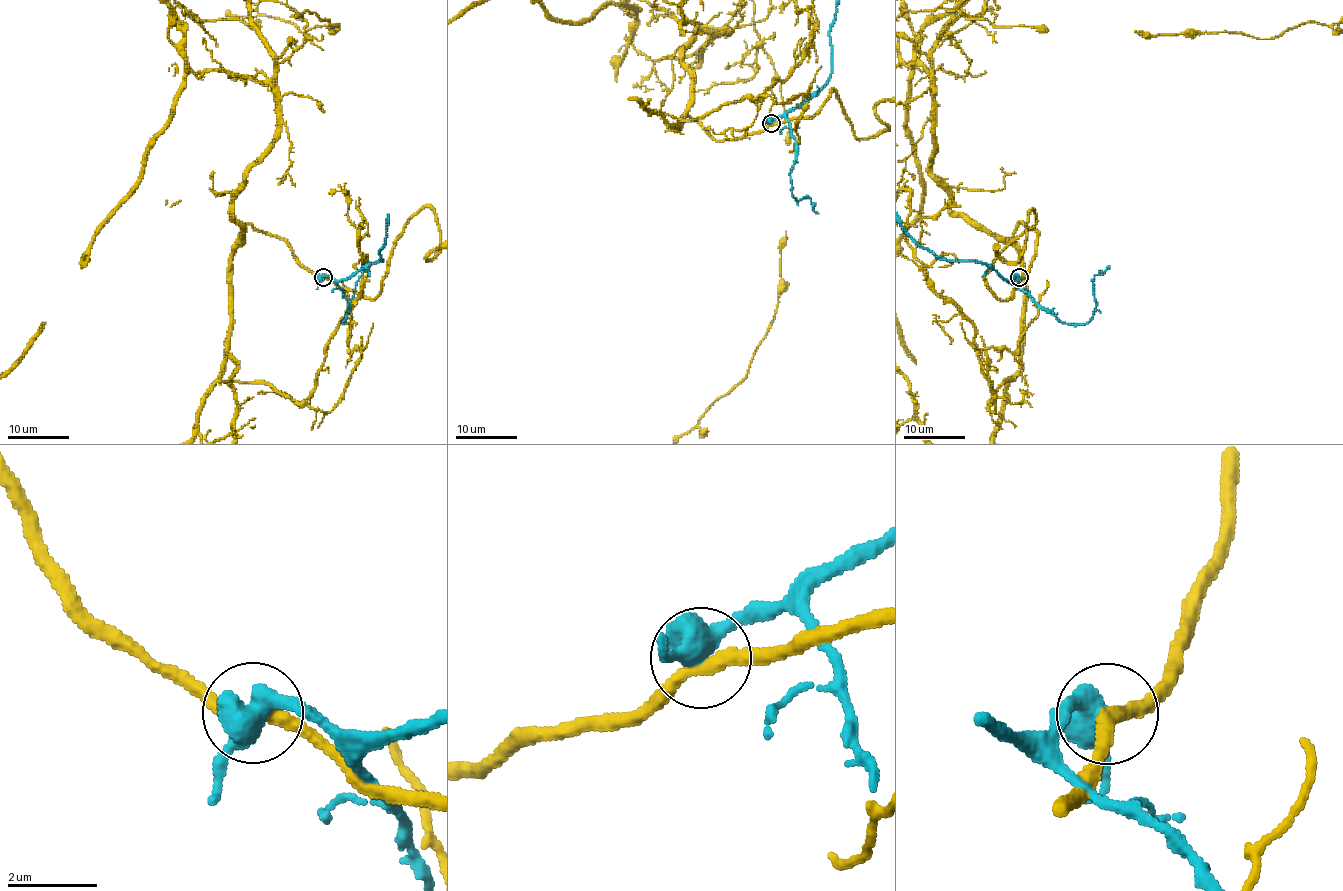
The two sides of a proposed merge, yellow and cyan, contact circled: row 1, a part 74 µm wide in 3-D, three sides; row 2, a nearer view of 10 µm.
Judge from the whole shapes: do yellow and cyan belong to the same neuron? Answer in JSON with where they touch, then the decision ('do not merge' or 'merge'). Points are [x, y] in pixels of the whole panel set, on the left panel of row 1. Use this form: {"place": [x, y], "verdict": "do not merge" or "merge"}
{"place": [323, 277], "verdict": "do not merge"}

